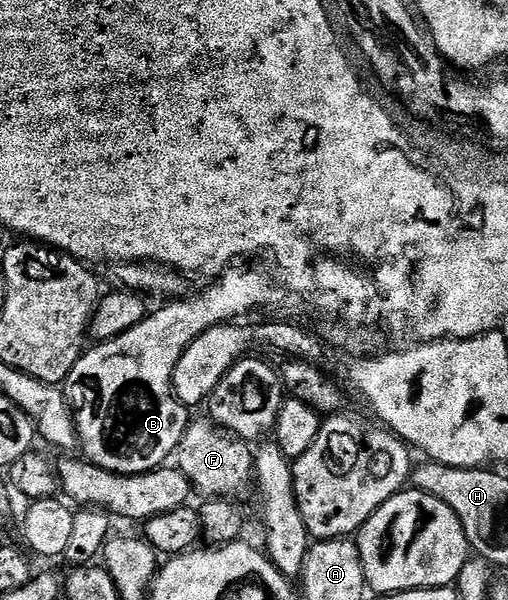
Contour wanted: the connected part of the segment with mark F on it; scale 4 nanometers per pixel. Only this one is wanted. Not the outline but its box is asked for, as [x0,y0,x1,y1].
[174,418,255,499]

